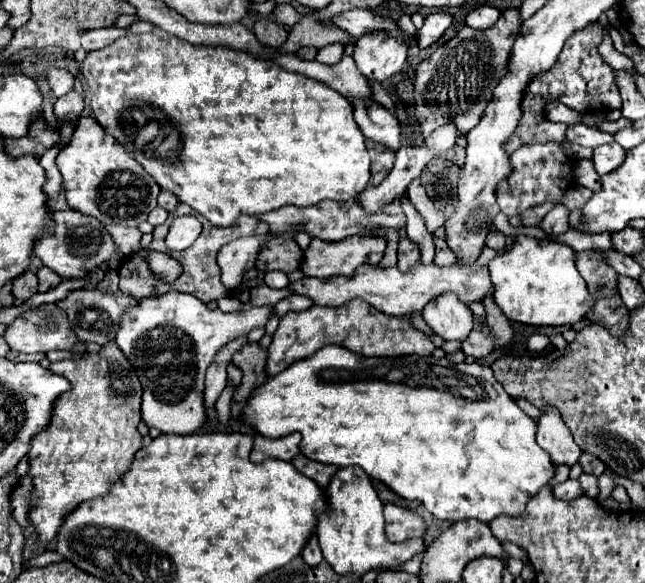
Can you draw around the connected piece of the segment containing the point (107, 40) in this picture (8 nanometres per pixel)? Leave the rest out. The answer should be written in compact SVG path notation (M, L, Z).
M107 27L107 29L95 29L95 31L87 31L81 39L83 47L87 51L91 49L101 49L101 47L107 47L111 45L115 39L123 37L127 33L127 29L119 29L119 27Z

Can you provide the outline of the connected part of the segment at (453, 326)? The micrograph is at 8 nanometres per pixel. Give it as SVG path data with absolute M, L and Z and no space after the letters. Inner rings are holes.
M439 295L439 299L431 299L423 309L425 323L447 341L465 341L469 331L473 329L473 313L455 295Z

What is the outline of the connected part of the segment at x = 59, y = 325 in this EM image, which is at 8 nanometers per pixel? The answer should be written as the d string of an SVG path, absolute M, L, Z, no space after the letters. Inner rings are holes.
M41 305L27 309L3 333L11 351L47 353L53 349L71 349L77 345L67 315L57 305Z

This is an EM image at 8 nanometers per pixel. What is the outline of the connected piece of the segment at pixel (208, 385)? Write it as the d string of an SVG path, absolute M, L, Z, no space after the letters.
M247 337L243 339L235 339L235 343L227 343L227 347L223 347L223 351L219 351L219 355L215 355L211 367L207 367L207 379L205 379L205 407L213 407L217 397L221 395L221 391L227 385L227 365L233 359L233 353L239 351L243 345L247 343Z

